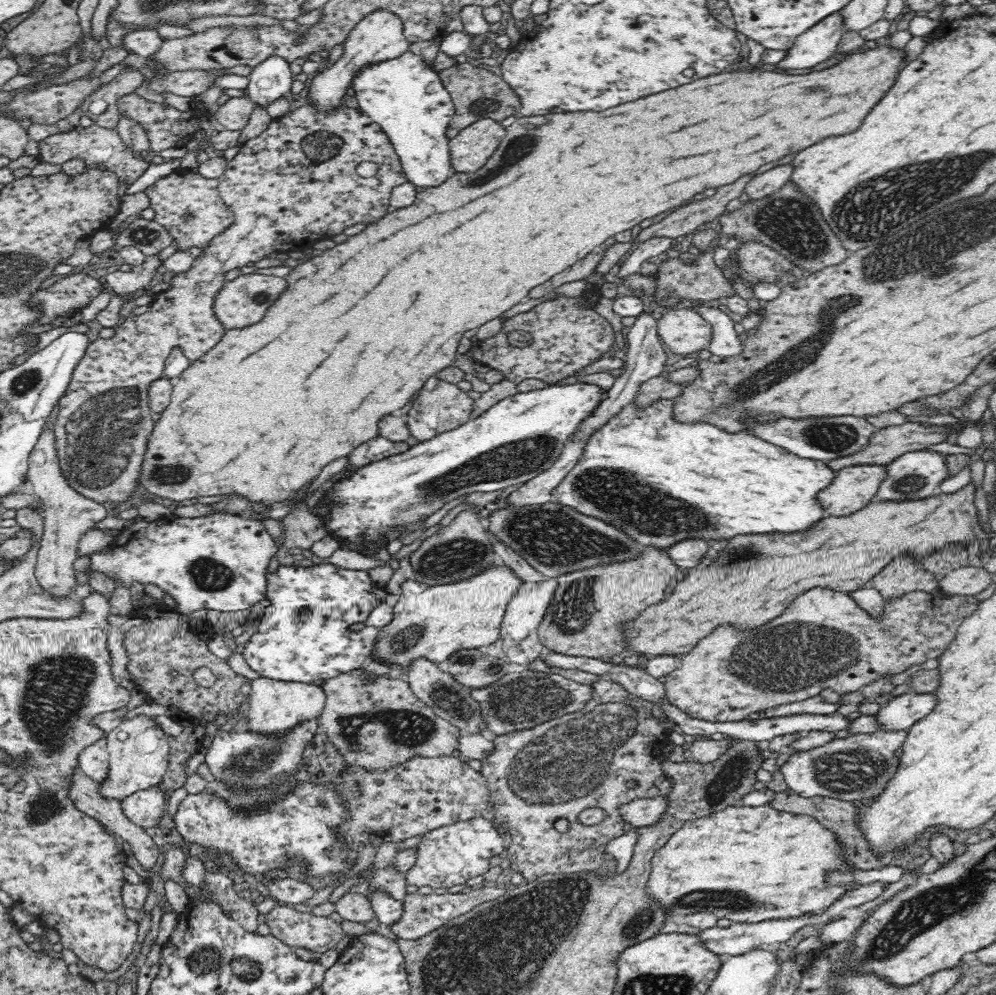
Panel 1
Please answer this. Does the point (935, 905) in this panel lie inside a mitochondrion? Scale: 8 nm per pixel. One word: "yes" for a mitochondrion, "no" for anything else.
yes

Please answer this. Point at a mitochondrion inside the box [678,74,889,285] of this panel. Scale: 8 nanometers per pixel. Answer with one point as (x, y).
(788, 220)

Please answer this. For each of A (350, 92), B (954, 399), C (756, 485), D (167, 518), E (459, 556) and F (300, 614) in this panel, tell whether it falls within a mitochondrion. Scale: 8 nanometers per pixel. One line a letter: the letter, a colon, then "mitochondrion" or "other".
A: other
B: other
C: other
D: other
E: mitochondrion
F: mitochondrion

